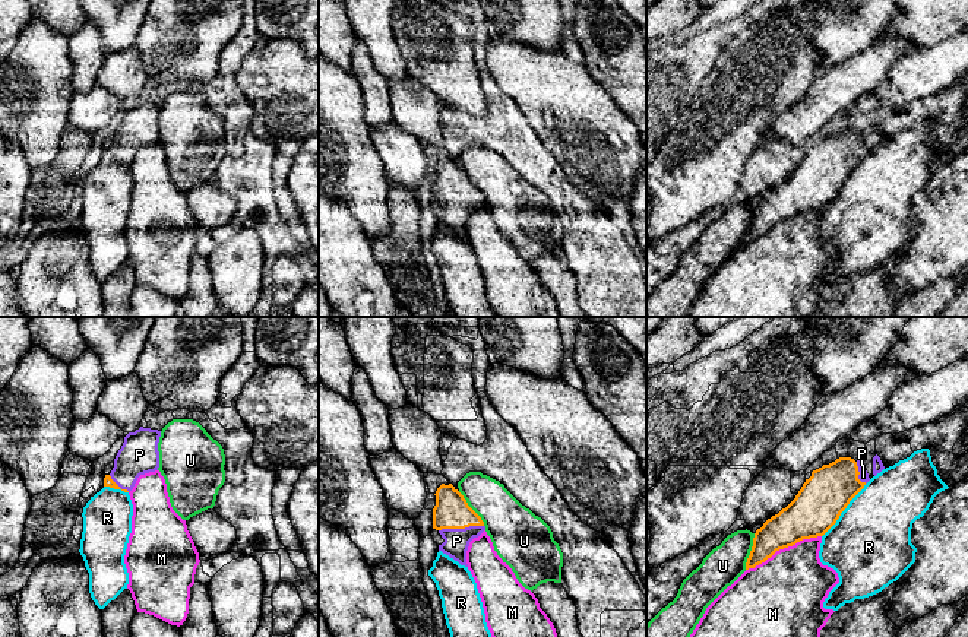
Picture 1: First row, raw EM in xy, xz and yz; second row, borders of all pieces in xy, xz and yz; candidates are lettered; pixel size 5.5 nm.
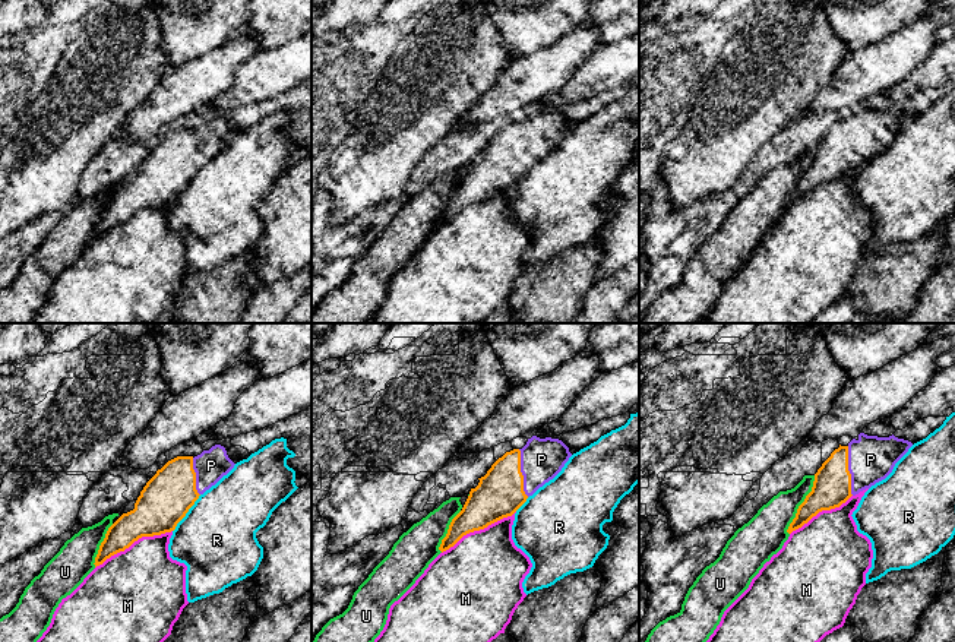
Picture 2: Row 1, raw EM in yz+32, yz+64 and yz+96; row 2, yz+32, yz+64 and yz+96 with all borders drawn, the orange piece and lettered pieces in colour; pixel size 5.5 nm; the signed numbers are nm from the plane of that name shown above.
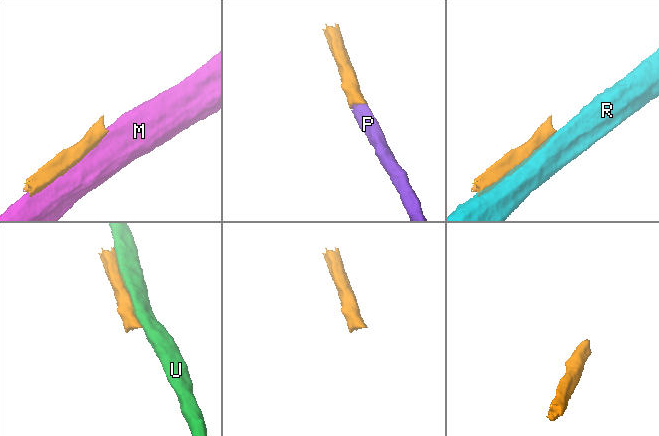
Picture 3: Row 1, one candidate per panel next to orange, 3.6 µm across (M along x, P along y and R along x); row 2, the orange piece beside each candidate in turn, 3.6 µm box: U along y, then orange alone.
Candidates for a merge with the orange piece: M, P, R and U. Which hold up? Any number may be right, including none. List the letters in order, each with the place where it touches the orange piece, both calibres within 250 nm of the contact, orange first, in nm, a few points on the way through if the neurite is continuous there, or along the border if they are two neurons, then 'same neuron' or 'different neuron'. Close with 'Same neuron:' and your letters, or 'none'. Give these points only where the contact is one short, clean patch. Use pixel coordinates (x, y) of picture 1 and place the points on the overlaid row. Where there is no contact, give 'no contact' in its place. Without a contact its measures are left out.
M: meets orange in yz at (783, 548); 260 nm thick on the orange side, 420 nm on the other; different neuron
P: meets orange in xz at (461, 528); 190 nm thick on the orange side, 140 nm on the other; runs through xz (451, 512), (461, 528), (456, 533), (456, 541); same neuron
R: meets orange in yz at (844, 509); 260 nm thick on the orange side, 460 nm on the other; different neuron
U: meets orange in yz at (750, 551); 200 nm thick on the orange side, 220 nm on the other; different neuron
Same neuron: P

